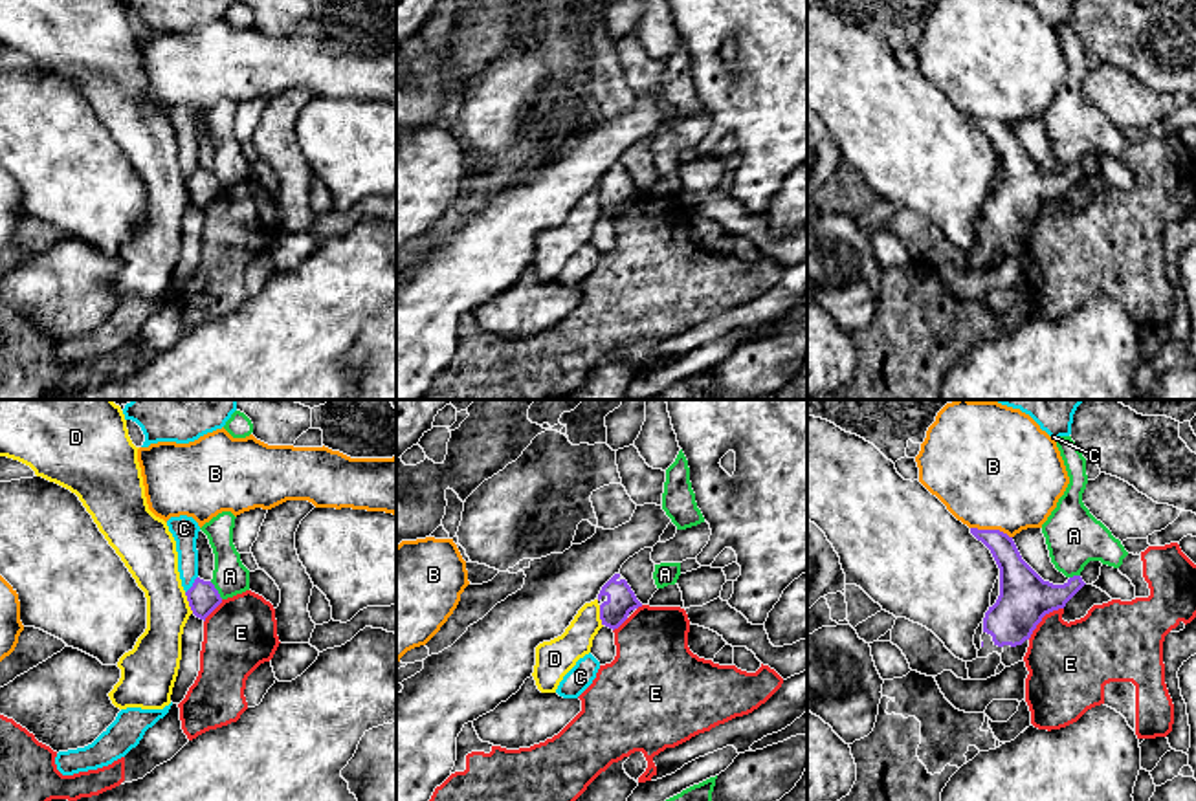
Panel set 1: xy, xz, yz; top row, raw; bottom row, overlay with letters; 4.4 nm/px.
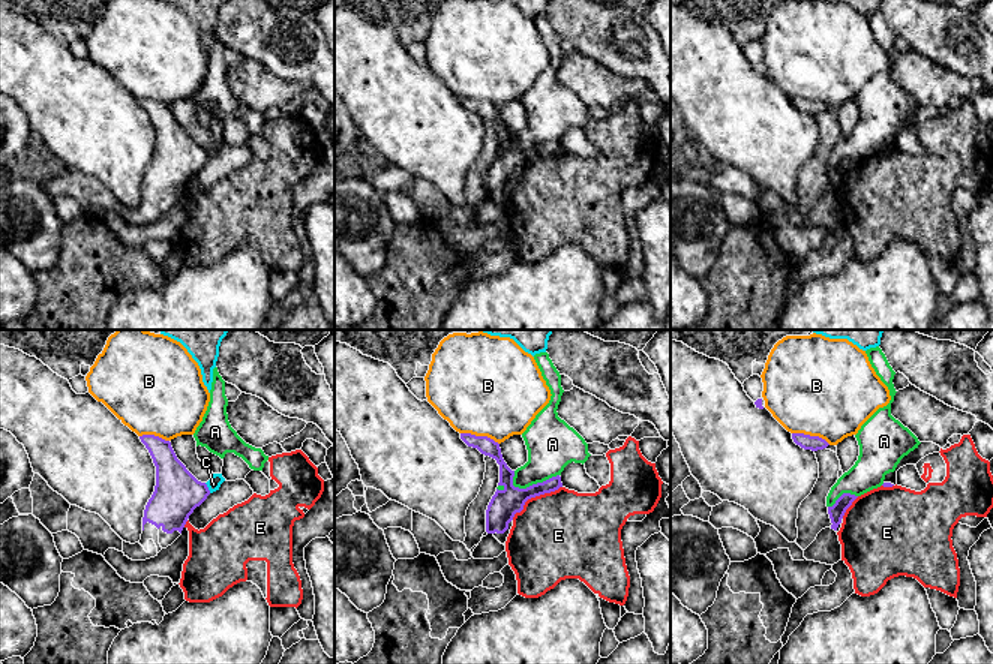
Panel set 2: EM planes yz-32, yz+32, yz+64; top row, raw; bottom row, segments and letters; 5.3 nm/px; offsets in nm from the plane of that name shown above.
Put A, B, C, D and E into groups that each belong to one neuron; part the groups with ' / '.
A / B / C / D / E

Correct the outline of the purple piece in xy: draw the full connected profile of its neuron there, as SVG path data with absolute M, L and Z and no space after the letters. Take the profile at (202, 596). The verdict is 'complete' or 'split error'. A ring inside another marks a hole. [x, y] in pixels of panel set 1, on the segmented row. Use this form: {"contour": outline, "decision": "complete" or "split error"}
{"contour": "M200 577L185 592L193 614L205 621L205 618L222 603L222 598L211 581Z", "decision": "complete"}

